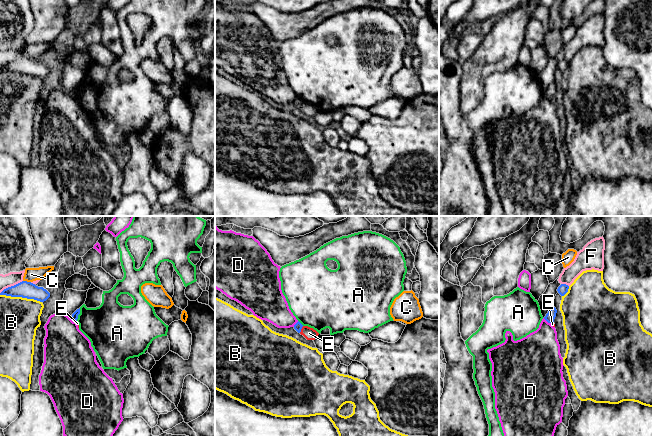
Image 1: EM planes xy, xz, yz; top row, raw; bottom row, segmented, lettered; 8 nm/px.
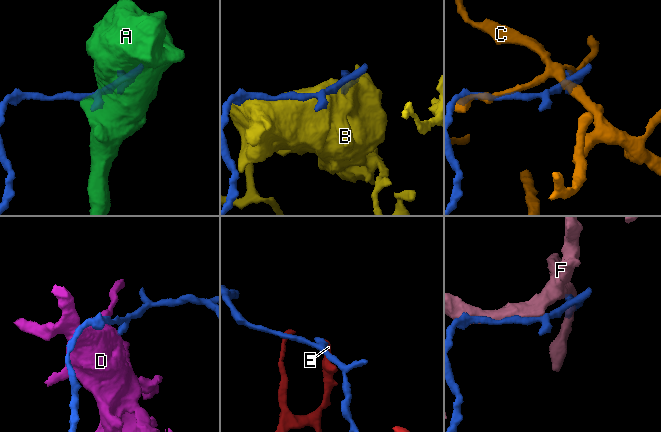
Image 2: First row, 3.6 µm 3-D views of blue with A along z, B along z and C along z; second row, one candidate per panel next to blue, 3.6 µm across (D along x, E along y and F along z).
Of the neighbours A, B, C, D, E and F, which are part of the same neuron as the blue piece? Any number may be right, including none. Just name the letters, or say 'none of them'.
none of them

